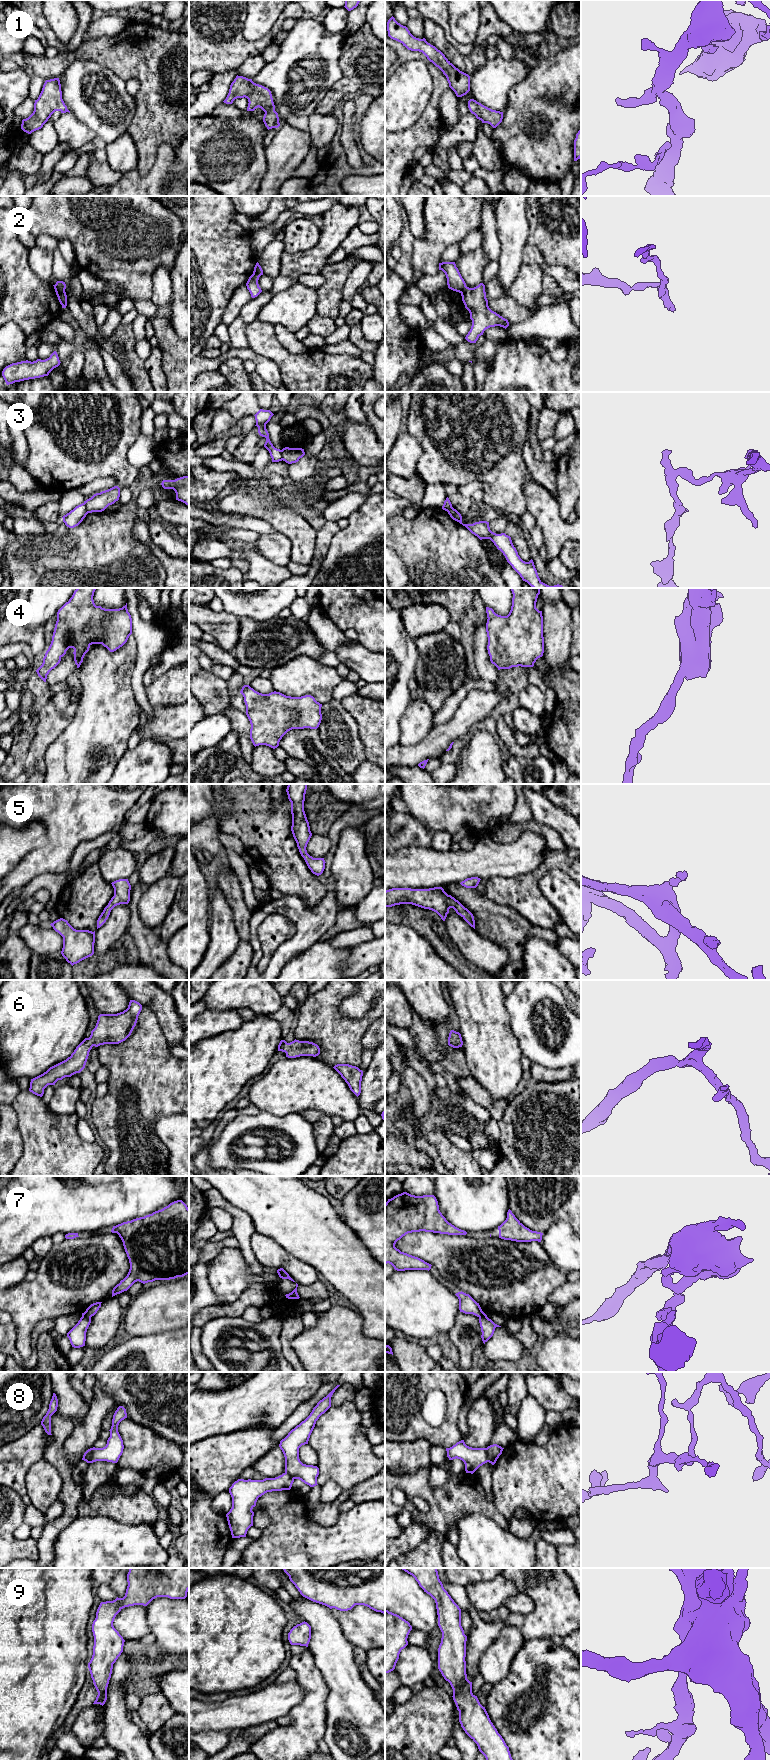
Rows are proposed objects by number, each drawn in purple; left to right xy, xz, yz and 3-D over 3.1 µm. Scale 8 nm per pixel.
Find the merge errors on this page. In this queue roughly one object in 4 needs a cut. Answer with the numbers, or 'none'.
2, 3, 7, 8

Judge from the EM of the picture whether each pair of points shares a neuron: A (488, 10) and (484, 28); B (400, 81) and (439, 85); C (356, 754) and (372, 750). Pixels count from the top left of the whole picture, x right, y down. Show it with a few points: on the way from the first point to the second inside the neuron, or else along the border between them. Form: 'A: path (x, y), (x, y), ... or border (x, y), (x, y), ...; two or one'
A: path (487, 14), (483, 24); one
B: border (424, 62), (432, 79), (432, 95), (426, 106); two
C: border (357, 730), (364, 747), (366, 759); two

